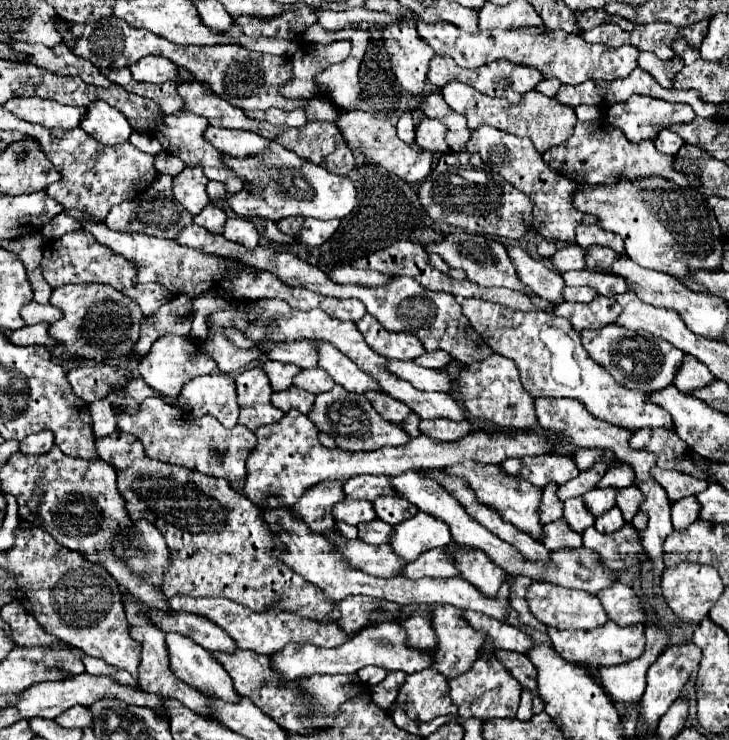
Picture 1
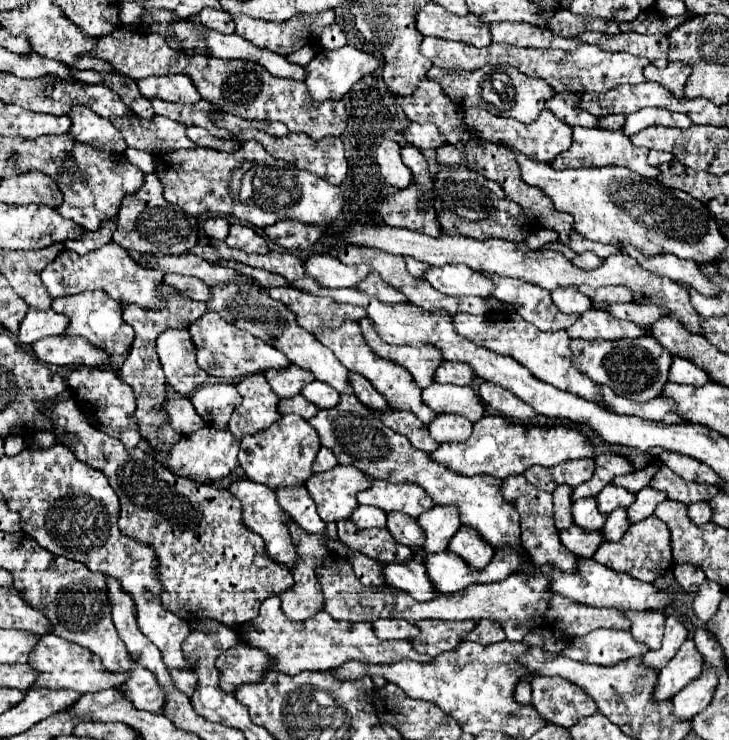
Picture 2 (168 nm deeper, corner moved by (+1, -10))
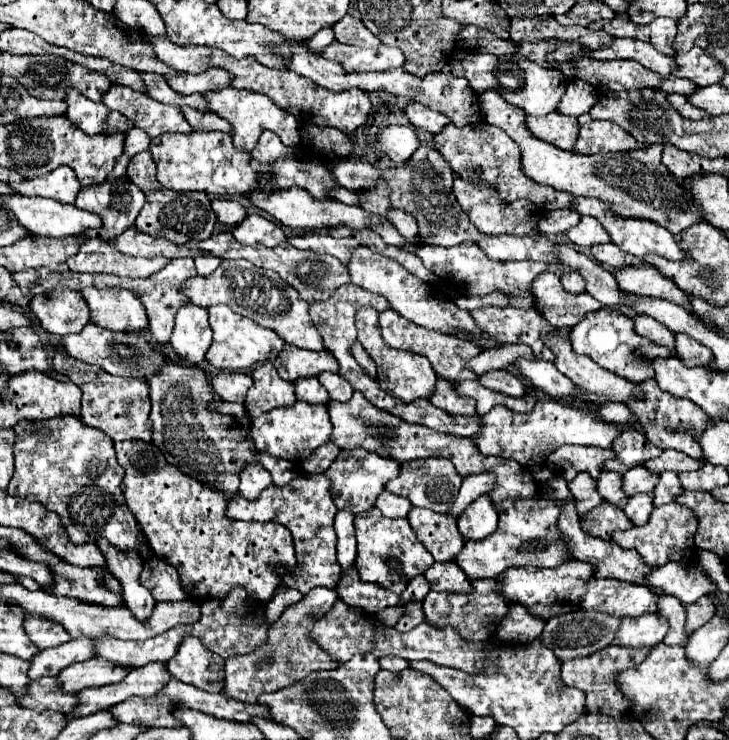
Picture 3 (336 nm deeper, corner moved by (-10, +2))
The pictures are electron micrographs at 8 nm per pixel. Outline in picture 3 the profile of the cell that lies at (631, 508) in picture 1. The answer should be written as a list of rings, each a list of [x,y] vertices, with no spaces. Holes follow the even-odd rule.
[[[663,472],[659,476],[655,490],[653,490],[653,494],[655,494],[653,504],[661,506],[661,504],[667,504],[667,502],[673,502],[675,496],[679,496],[681,492],[683,492],[683,486],[677,478],[677,472]]]

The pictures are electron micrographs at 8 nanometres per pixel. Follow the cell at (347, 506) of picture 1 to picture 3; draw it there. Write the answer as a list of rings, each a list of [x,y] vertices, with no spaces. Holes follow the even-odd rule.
[[[381,492],[375,502],[375,508],[379,508],[381,514],[387,518],[405,518],[407,512],[411,510],[411,502],[403,500],[403,496],[395,496],[391,492]]]

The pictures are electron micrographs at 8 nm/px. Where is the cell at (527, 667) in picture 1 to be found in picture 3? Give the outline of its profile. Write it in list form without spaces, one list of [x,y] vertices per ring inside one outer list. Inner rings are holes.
[[[605,646],[585,658],[573,658],[563,662],[561,666],[561,680],[565,686],[579,688],[585,692],[585,710],[591,714],[607,714],[607,716],[623,716],[627,712],[627,700],[619,692],[615,684],[615,672],[623,668],[639,664],[647,656],[647,648],[619,648],[619,646]]]

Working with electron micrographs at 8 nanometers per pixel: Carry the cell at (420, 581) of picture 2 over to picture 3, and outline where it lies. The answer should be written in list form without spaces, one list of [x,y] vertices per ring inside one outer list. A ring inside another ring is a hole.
[[[435,562],[433,566],[429,566],[423,576],[427,578],[427,582],[431,584],[431,590],[439,590],[439,592],[447,592],[447,590],[455,590],[455,592],[471,592],[469,580],[467,576],[463,576],[463,570],[455,564],[455,562]]]

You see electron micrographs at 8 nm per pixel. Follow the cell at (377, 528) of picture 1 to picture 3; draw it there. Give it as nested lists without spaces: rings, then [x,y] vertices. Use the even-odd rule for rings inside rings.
[[[371,508],[355,516],[355,532],[357,532],[355,566],[359,568],[359,576],[363,576],[363,580],[379,580],[379,584],[387,584],[387,588],[395,588],[395,592],[403,592],[407,588],[407,582],[403,580],[403,576],[393,576],[391,568],[387,568],[387,556],[399,560],[399,564],[403,566],[403,574],[409,580],[425,572],[425,568],[435,562],[433,556],[419,544],[415,532],[411,532],[407,518],[395,518],[395,520],[385,518],[377,508]]]

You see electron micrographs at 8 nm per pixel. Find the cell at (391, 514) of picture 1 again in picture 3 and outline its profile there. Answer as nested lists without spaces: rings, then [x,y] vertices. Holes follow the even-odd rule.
[[[411,508],[407,520],[415,530],[417,540],[437,562],[453,560],[465,544],[463,536],[459,536],[457,520],[451,520],[447,514],[435,514],[427,508]]]

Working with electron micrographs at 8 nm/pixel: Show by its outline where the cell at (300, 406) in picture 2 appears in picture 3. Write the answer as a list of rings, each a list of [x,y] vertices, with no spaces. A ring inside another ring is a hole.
[[[315,376],[297,380],[295,396],[297,396],[297,400],[309,402],[309,404],[327,404],[329,402],[329,392],[321,386],[321,382]]]

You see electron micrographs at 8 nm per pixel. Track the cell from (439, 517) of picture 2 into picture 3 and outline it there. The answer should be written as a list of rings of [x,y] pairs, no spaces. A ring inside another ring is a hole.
[[[479,474],[479,476],[469,476],[467,480],[463,480],[461,490],[455,502],[451,504],[451,510],[447,512],[447,516],[459,518],[467,506],[471,506],[481,494],[487,494],[487,488],[491,488],[491,476]]]

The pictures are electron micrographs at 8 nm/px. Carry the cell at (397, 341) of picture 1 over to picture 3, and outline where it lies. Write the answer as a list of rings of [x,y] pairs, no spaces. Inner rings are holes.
[[[385,310],[381,314],[381,318],[385,318],[385,322],[381,320],[381,334],[385,338],[385,342],[391,346],[391,348],[397,348],[397,350],[409,350],[409,352],[415,352],[415,354],[421,354],[425,356],[433,370],[437,372],[439,378],[443,380],[451,380],[451,382],[459,382],[459,380],[467,380],[467,378],[475,378],[475,374],[467,368],[463,368],[463,360],[467,360],[467,356],[477,356],[479,348],[475,348],[475,344],[471,344],[469,340],[461,340],[457,336],[451,336],[451,334],[441,334],[441,332],[435,332],[435,330],[427,330],[427,328],[421,328],[413,322],[399,322],[399,328],[397,328],[397,312],[395,310]]]

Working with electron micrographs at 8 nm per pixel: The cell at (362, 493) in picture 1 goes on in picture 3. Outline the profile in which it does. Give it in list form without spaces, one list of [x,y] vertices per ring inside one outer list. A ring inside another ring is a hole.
[[[415,460],[409,464],[401,464],[401,472],[395,480],[385,484],[385,490],[397,496],[407,498],[413,506],[429,508],[433,512],[447,512],[451,506],[451,500],[455,500],[455,492],[459,492],[461,476],[455,472],[453,464],[449,460]]]

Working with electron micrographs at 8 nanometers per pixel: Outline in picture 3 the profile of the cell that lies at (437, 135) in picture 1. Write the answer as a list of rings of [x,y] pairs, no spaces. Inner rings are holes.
[[[409,102],[407,108],[405,108],[405,114],[409,118],[409,122],[419,128],[419,130],[425,130],[429,134],[437,134],[441,132],[451,120],[447,120],[447,116],[439,114],[439,112],[433,112],[429,110],[427,106],[419,104],[419,102]]]

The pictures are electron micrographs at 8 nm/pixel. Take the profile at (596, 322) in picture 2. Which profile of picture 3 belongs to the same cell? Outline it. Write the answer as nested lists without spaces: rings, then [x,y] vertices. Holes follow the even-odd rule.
[[[635,314],[633,322],[635,322],[635,332],[639,332],[639,336],[645,336],[655,344],[671,344],[673,350],[675,336],[667,332],[667,328],[663,328],[663,324],[659,324],[655,318],[647,314]]]

